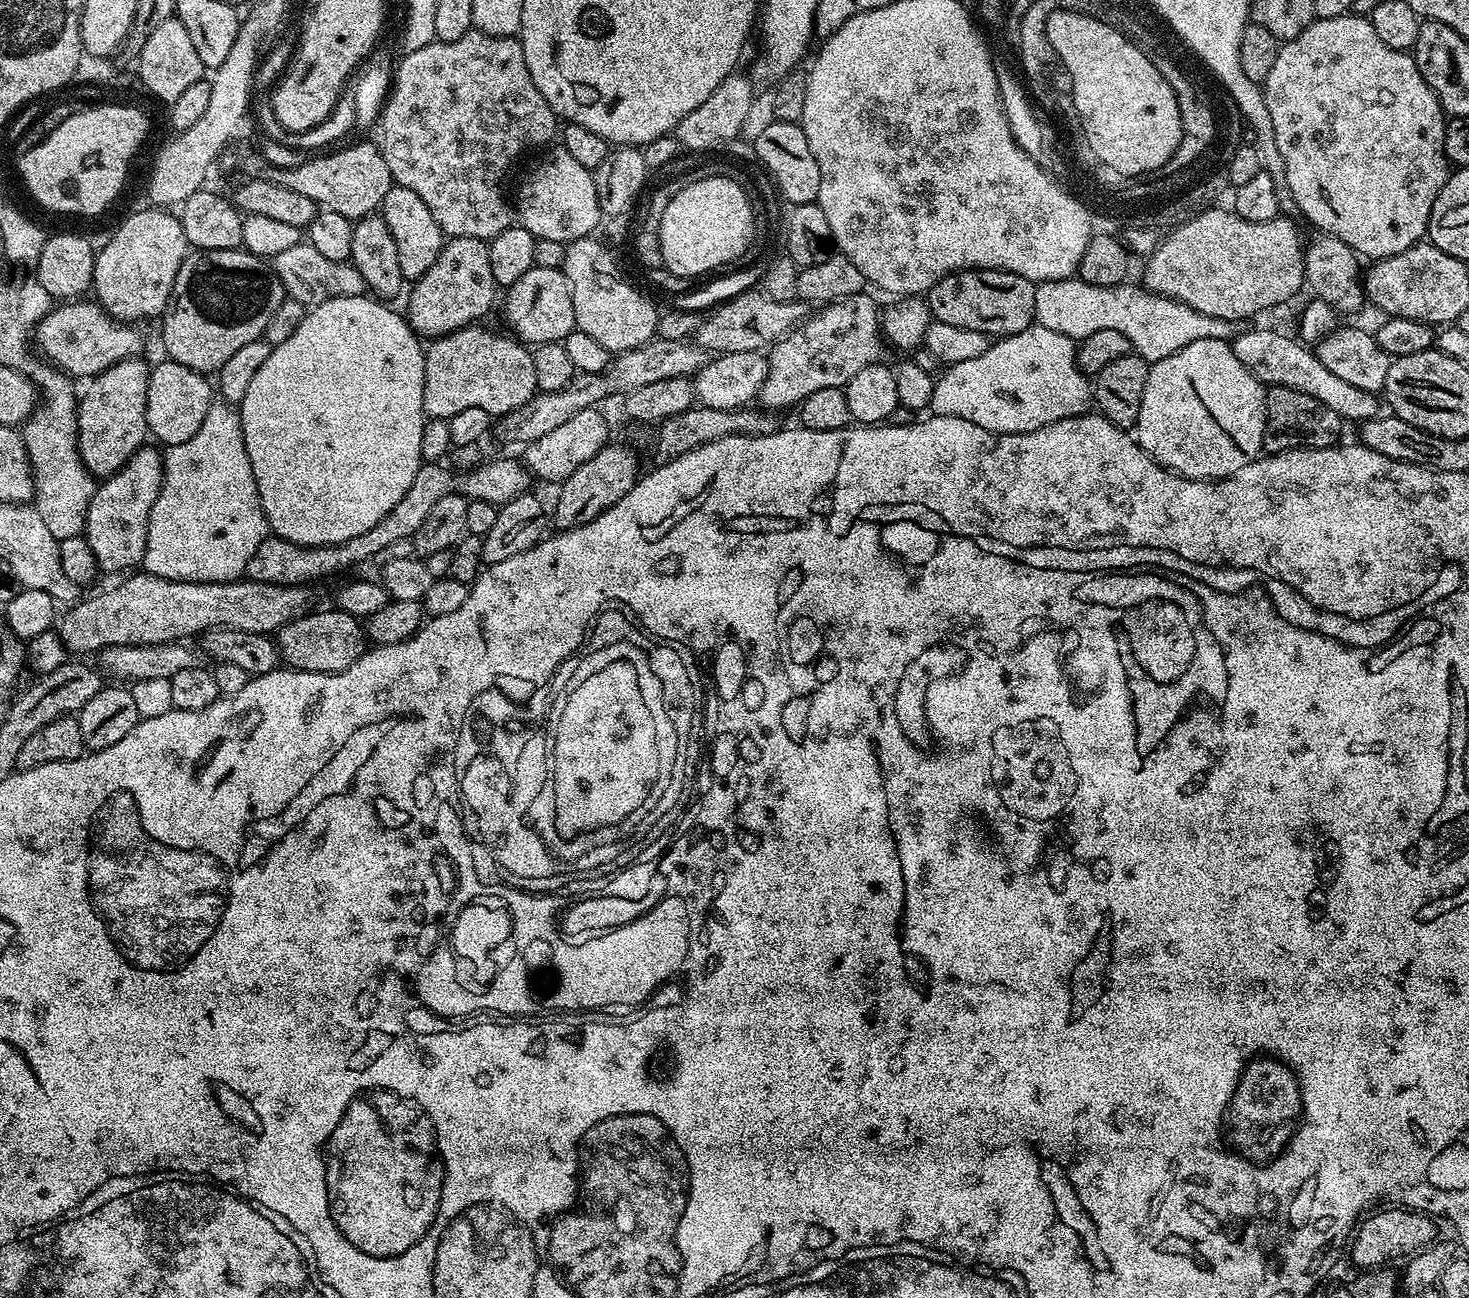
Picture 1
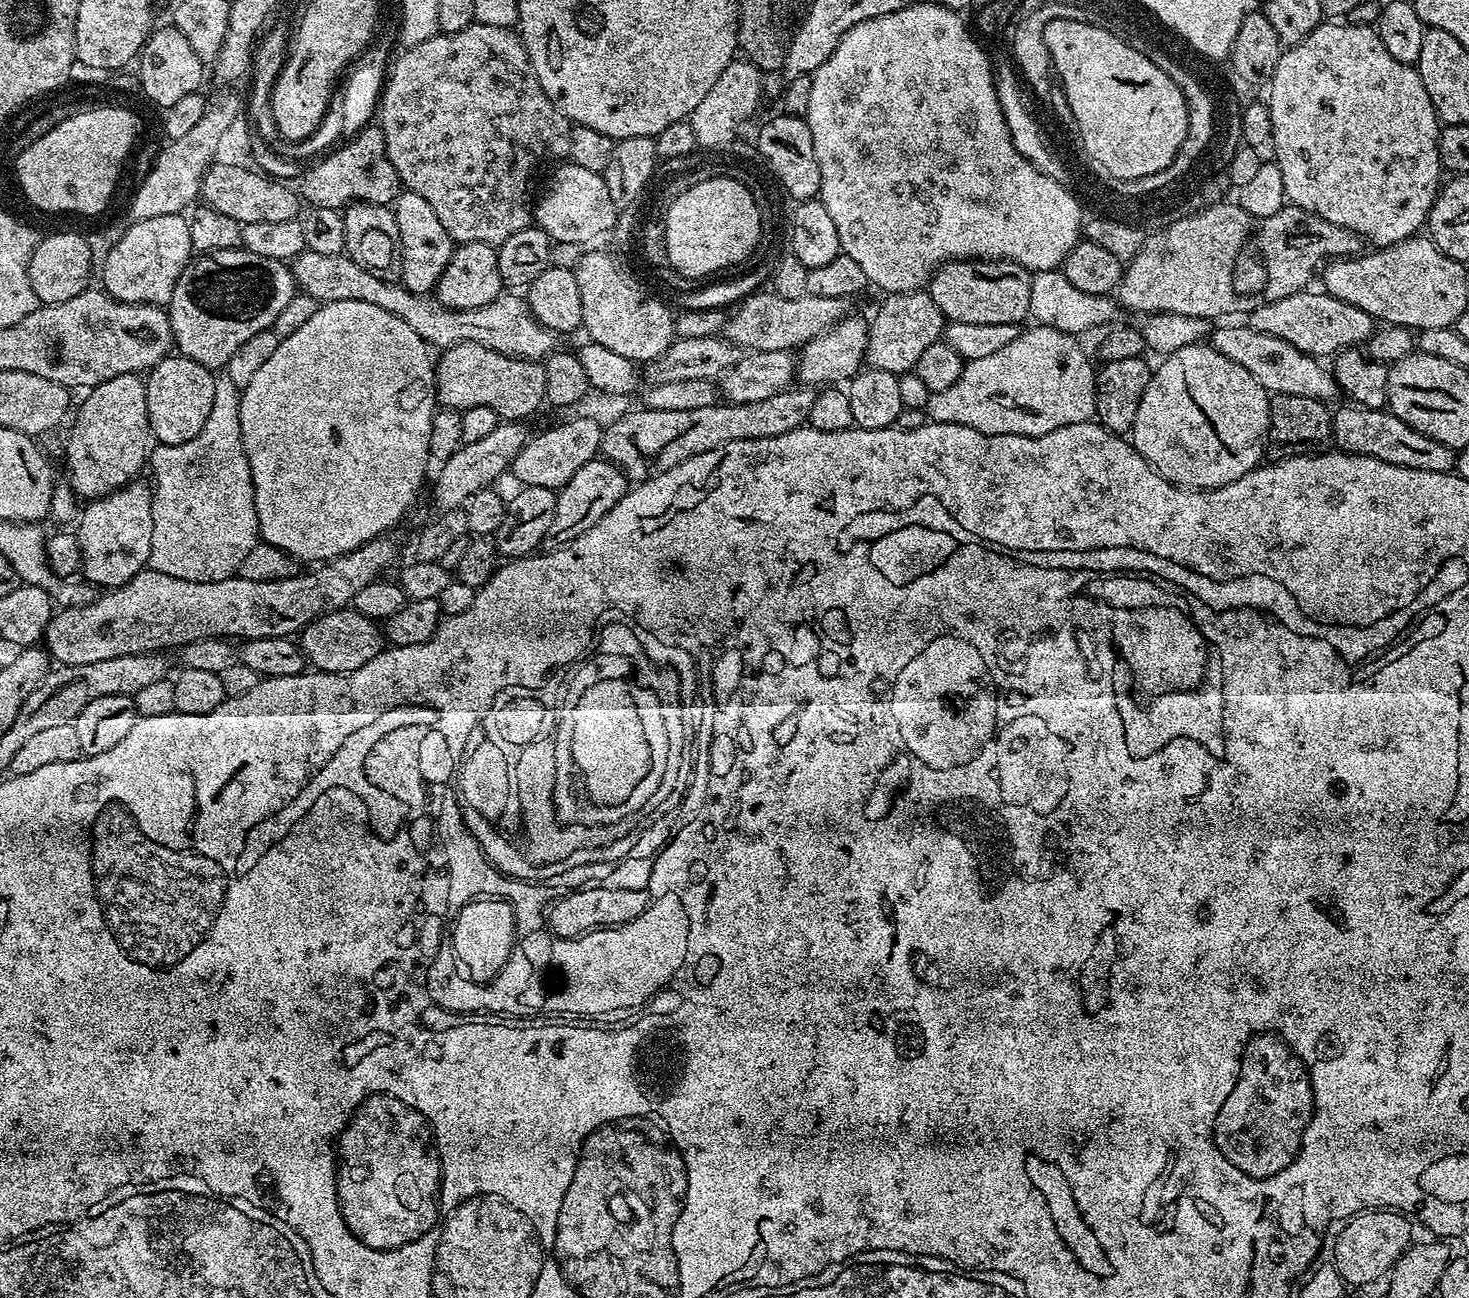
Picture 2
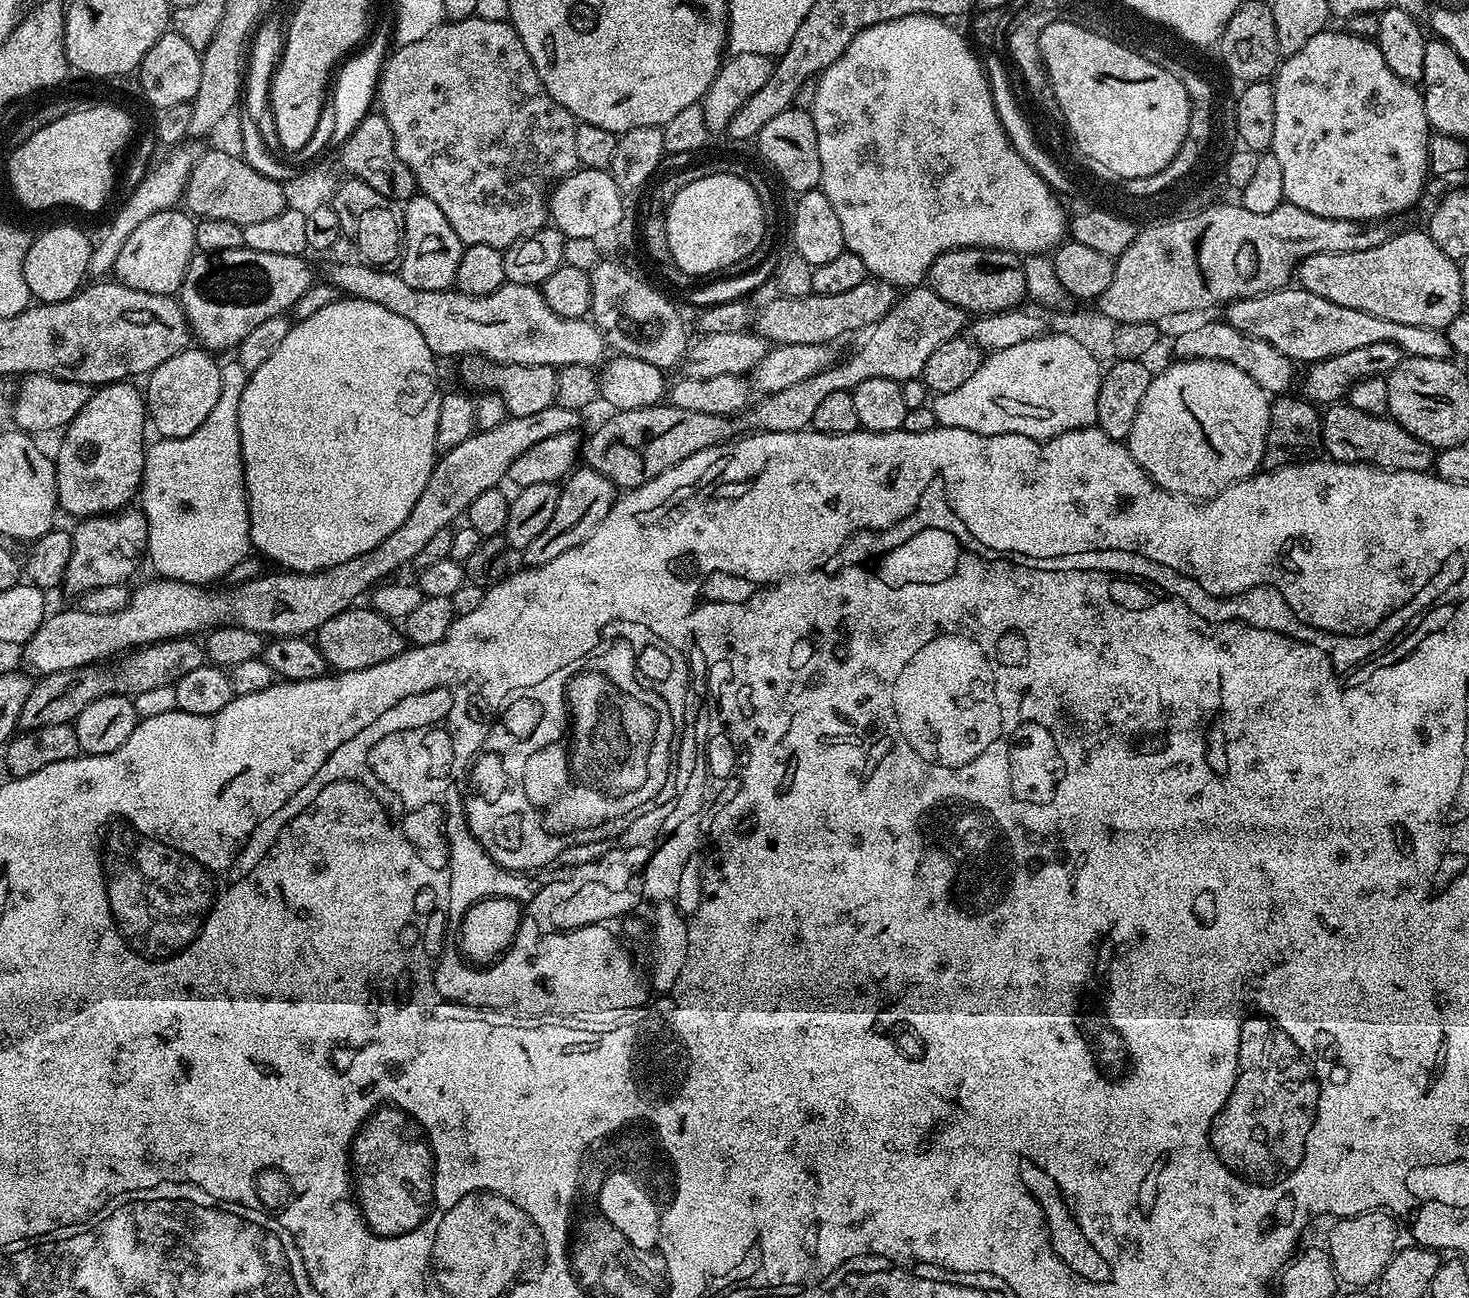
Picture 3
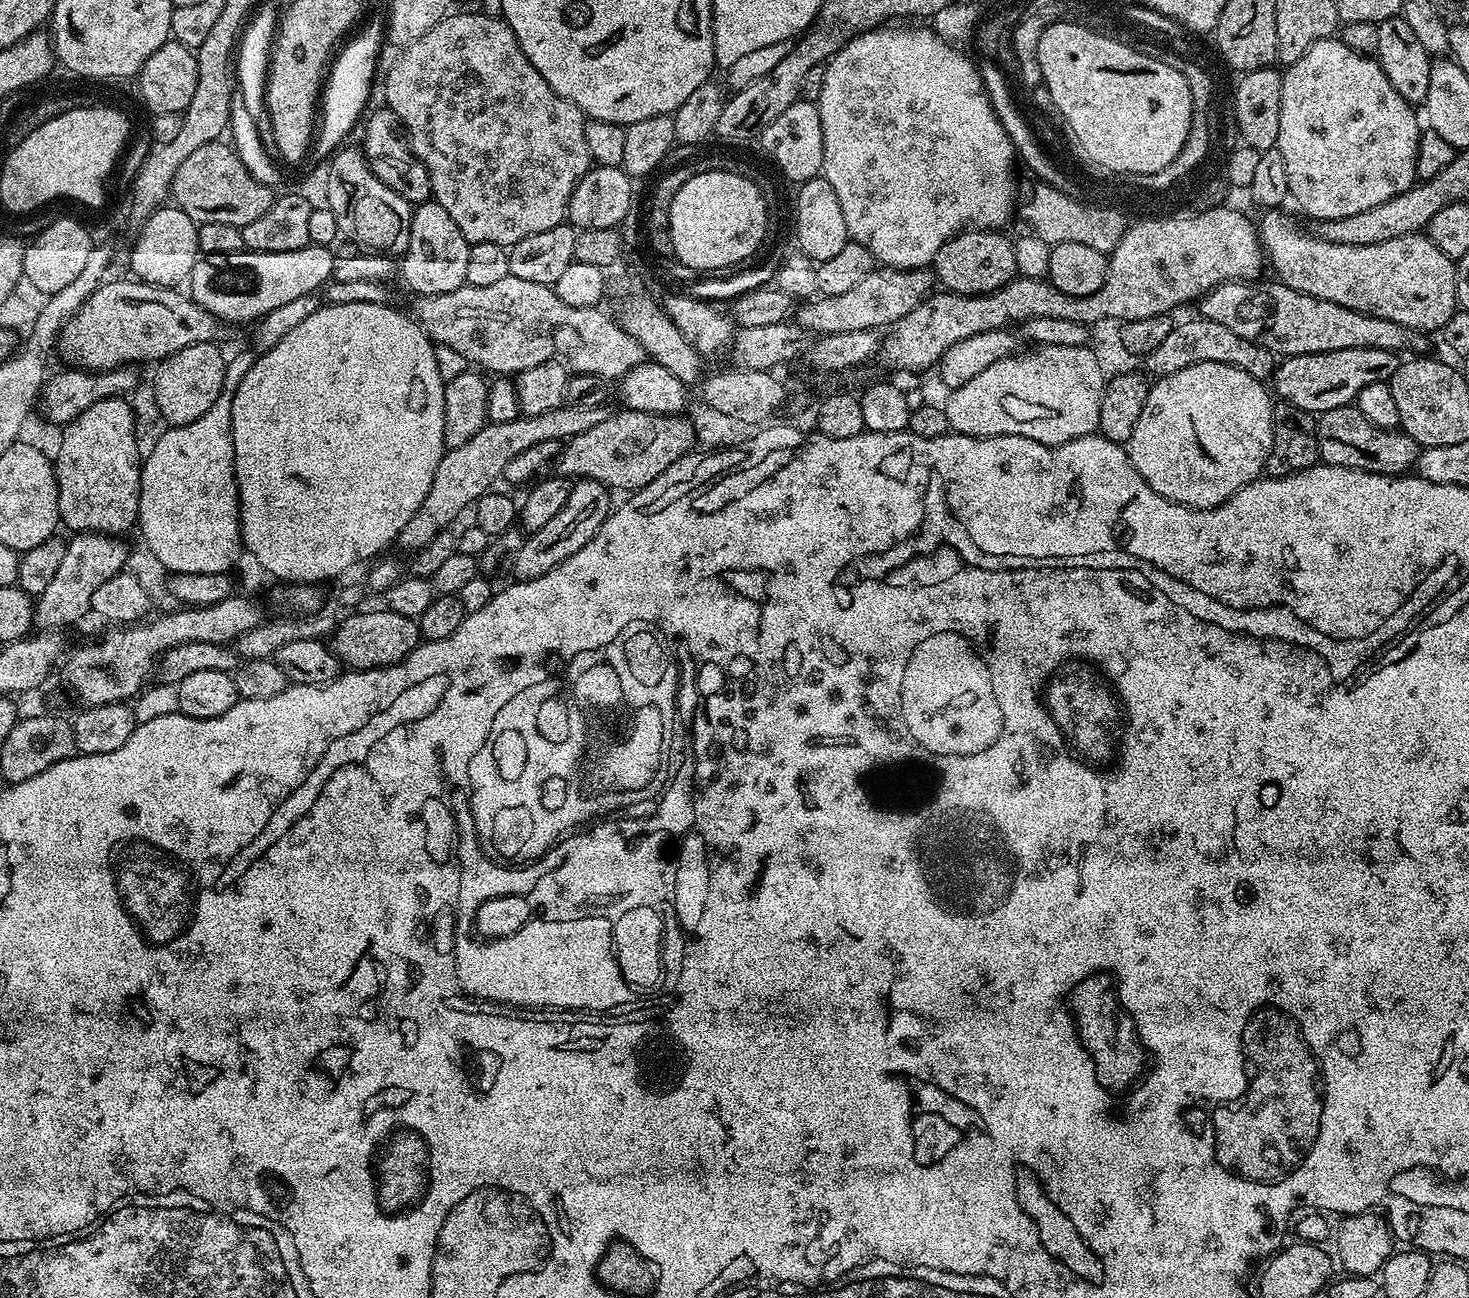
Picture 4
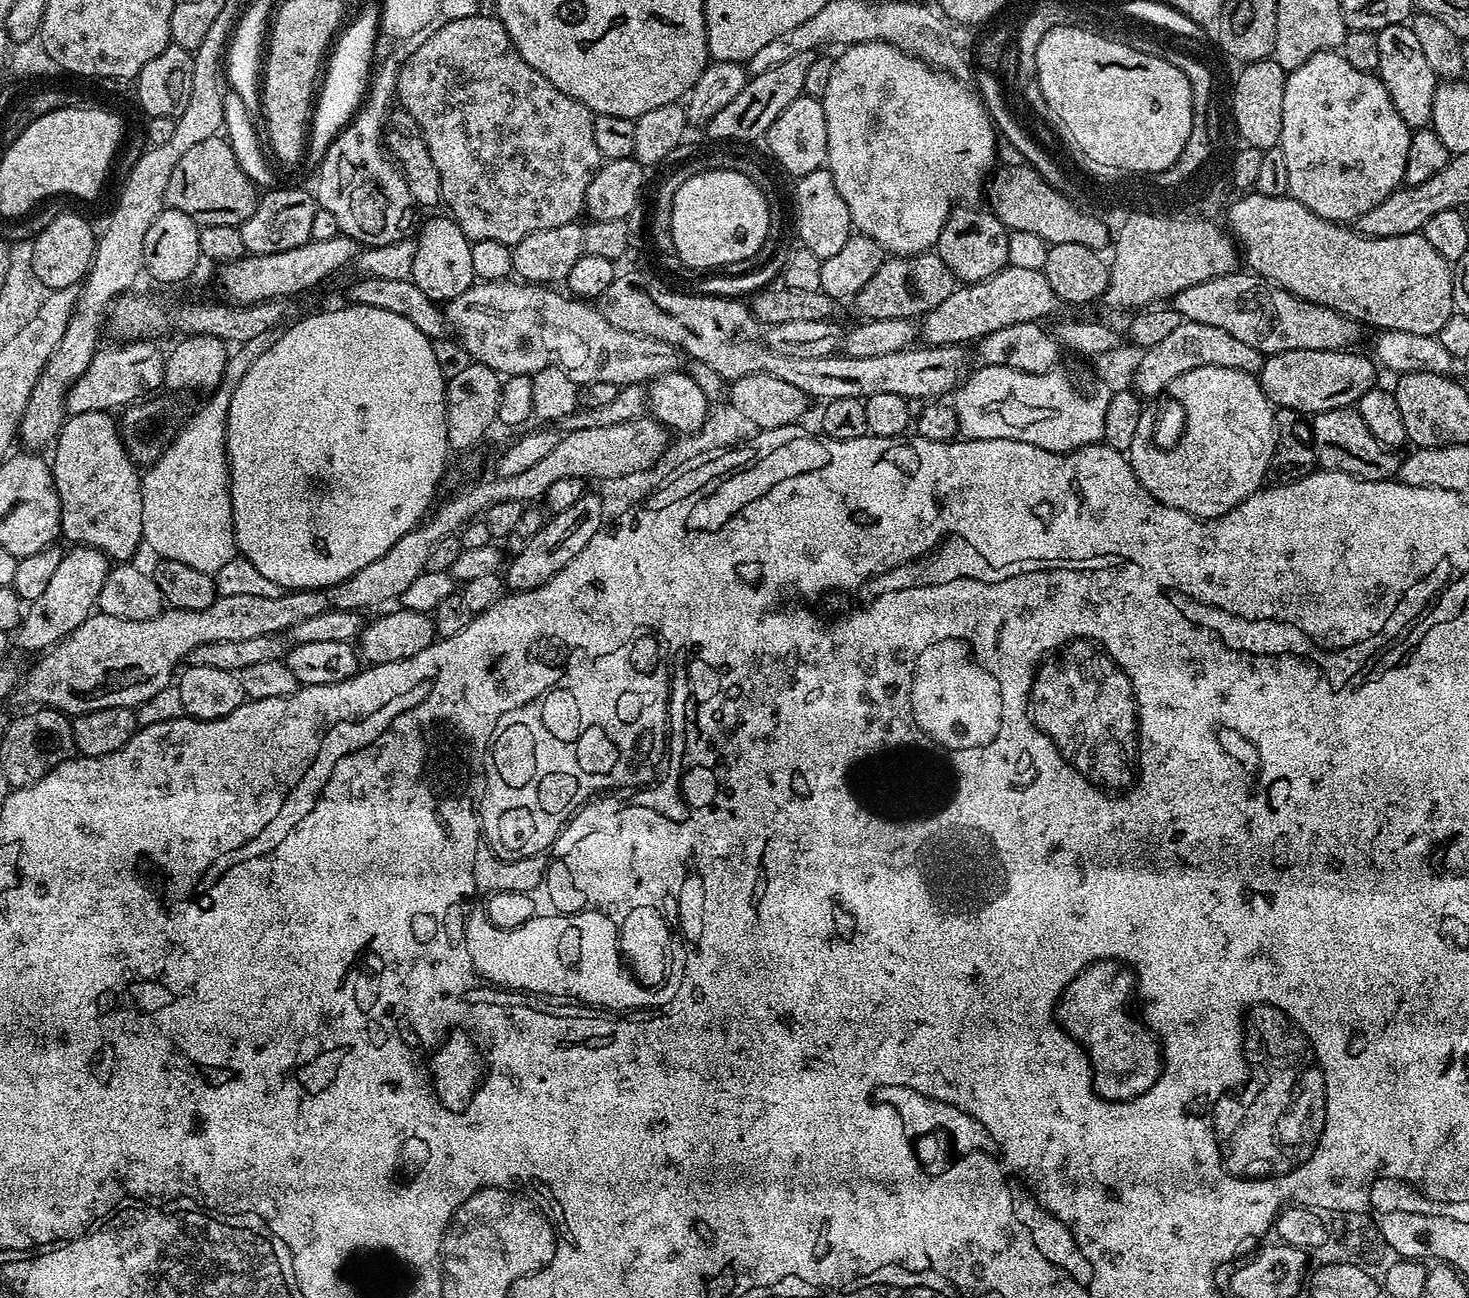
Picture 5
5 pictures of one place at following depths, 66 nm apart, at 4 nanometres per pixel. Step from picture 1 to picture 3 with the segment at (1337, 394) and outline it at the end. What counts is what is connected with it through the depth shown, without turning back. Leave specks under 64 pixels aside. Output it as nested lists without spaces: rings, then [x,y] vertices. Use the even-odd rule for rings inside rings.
[[[1223,318],[1217,320],[1204,320],[1185,332],[1180,332],[1173,342],[1172,348],[1181,360],[1217,360],[1230,362],[1230,366],[1238,366],[1238,370],[1246,370],[1258,386],[1262,386],[1269,394],[1284,394],[1289,391],[1292,384],[1292,368],[1294,362],[1282,350],[1274,350],[1270,342],[1262,342],[1262,338],[1250,338],[1242,334],[1242,330],[1234,330],[1228,321]]]

